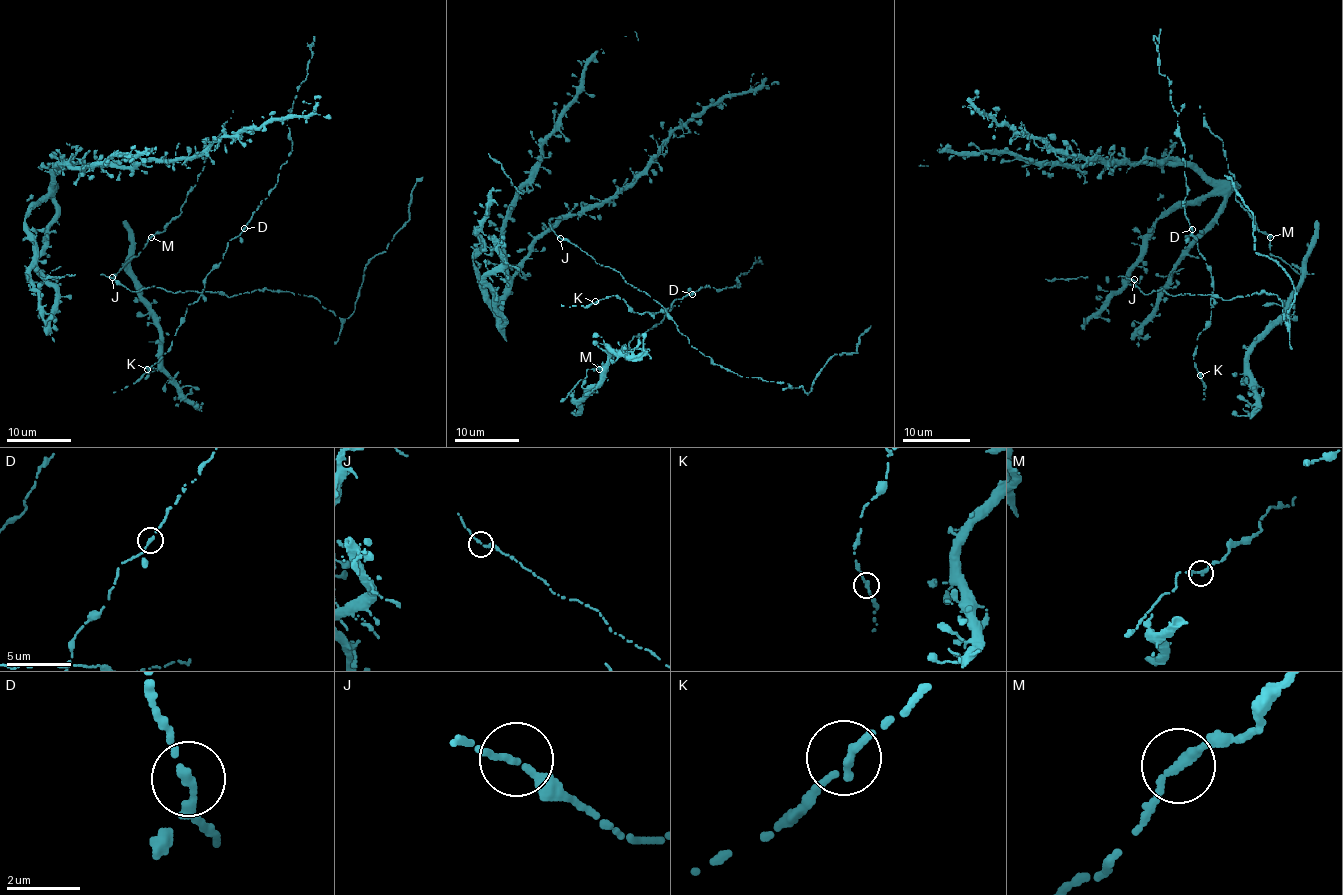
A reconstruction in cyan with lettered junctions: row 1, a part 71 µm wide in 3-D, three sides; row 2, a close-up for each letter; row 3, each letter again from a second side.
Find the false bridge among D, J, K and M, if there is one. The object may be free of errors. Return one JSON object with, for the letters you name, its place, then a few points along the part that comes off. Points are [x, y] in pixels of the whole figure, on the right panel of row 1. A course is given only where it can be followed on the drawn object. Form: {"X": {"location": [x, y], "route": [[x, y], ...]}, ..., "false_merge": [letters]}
{"false_merge": []}

